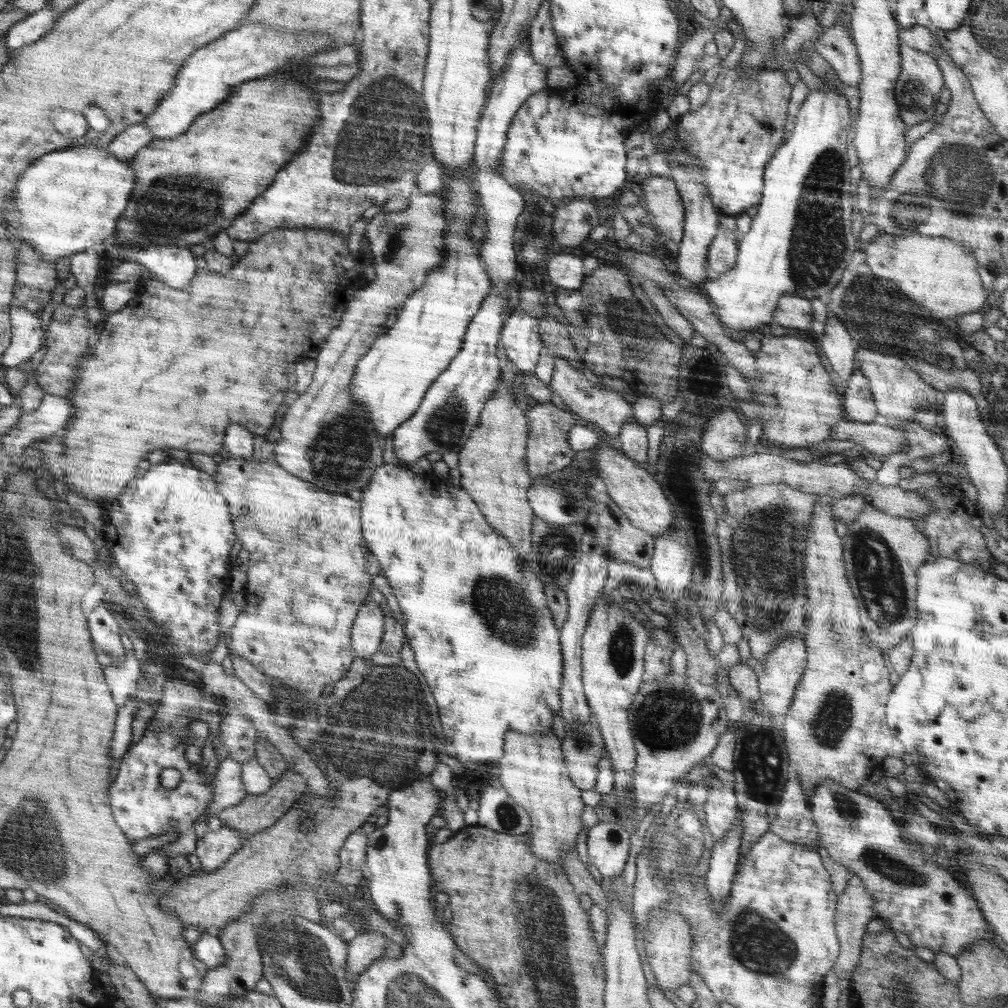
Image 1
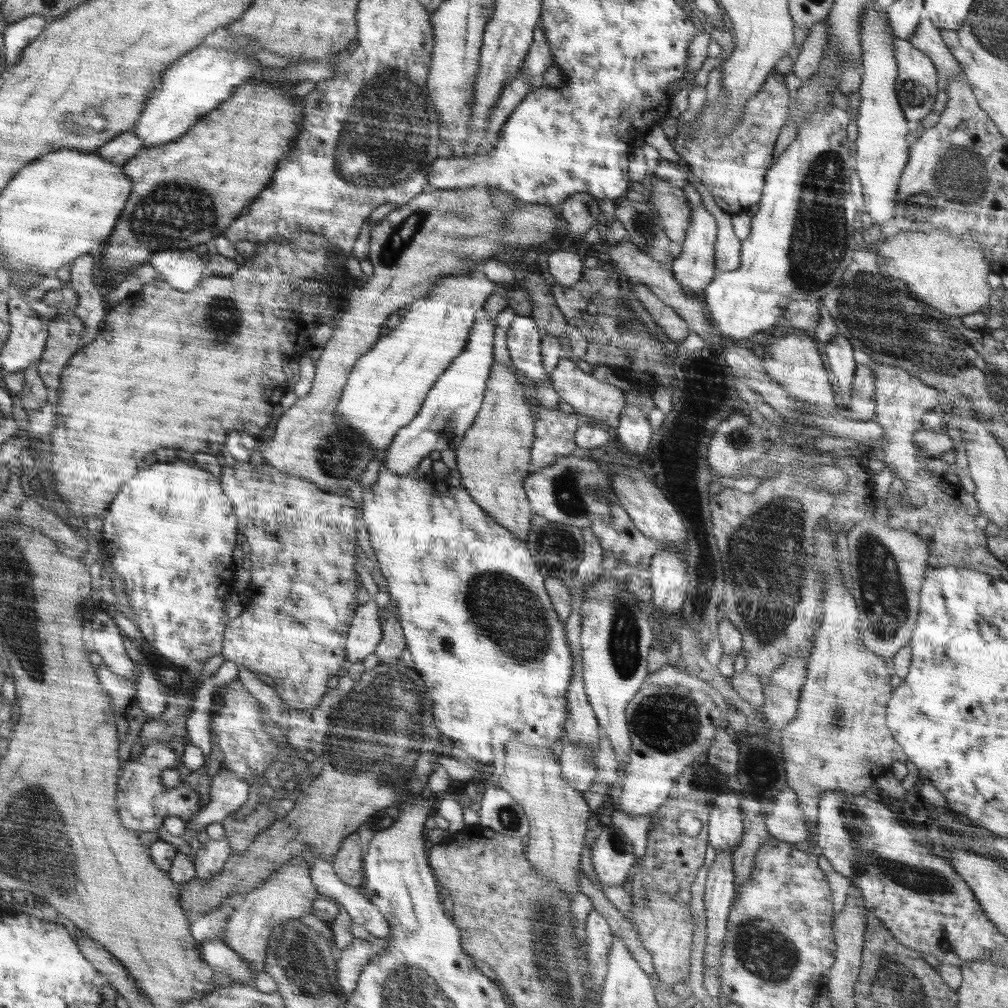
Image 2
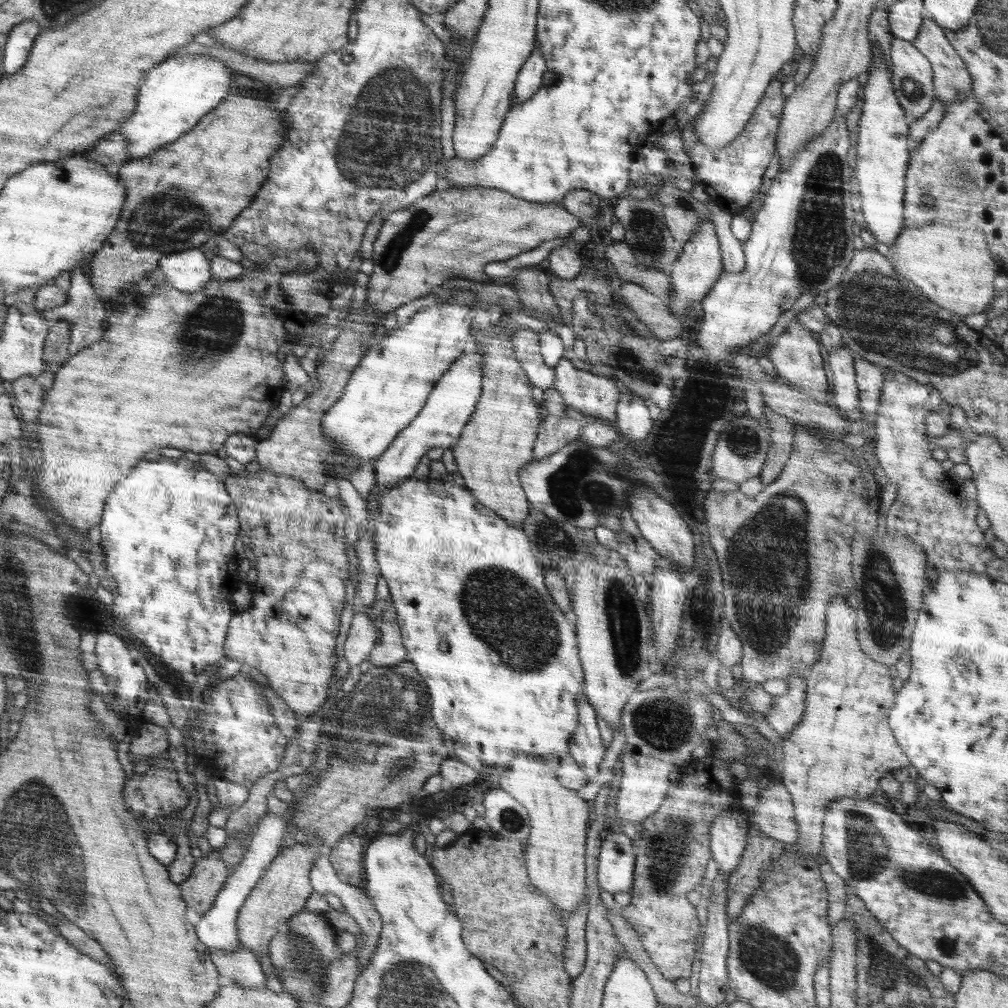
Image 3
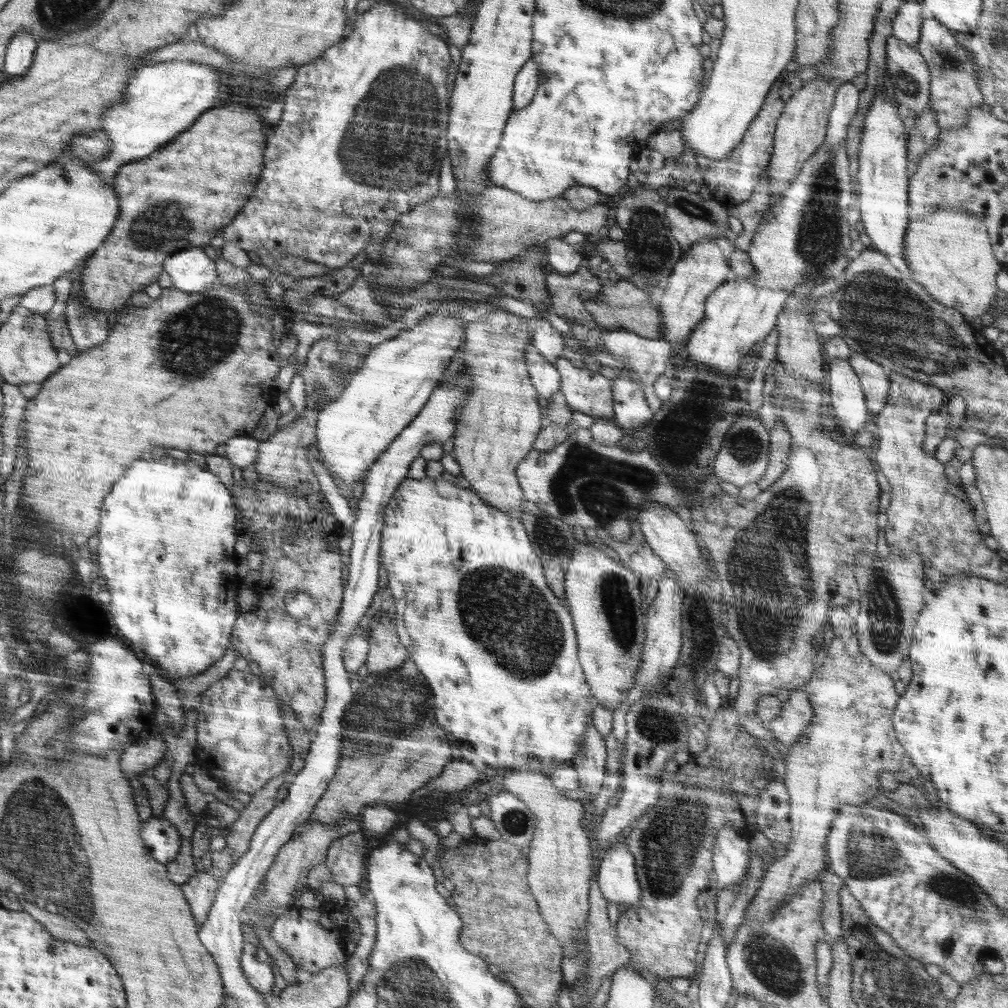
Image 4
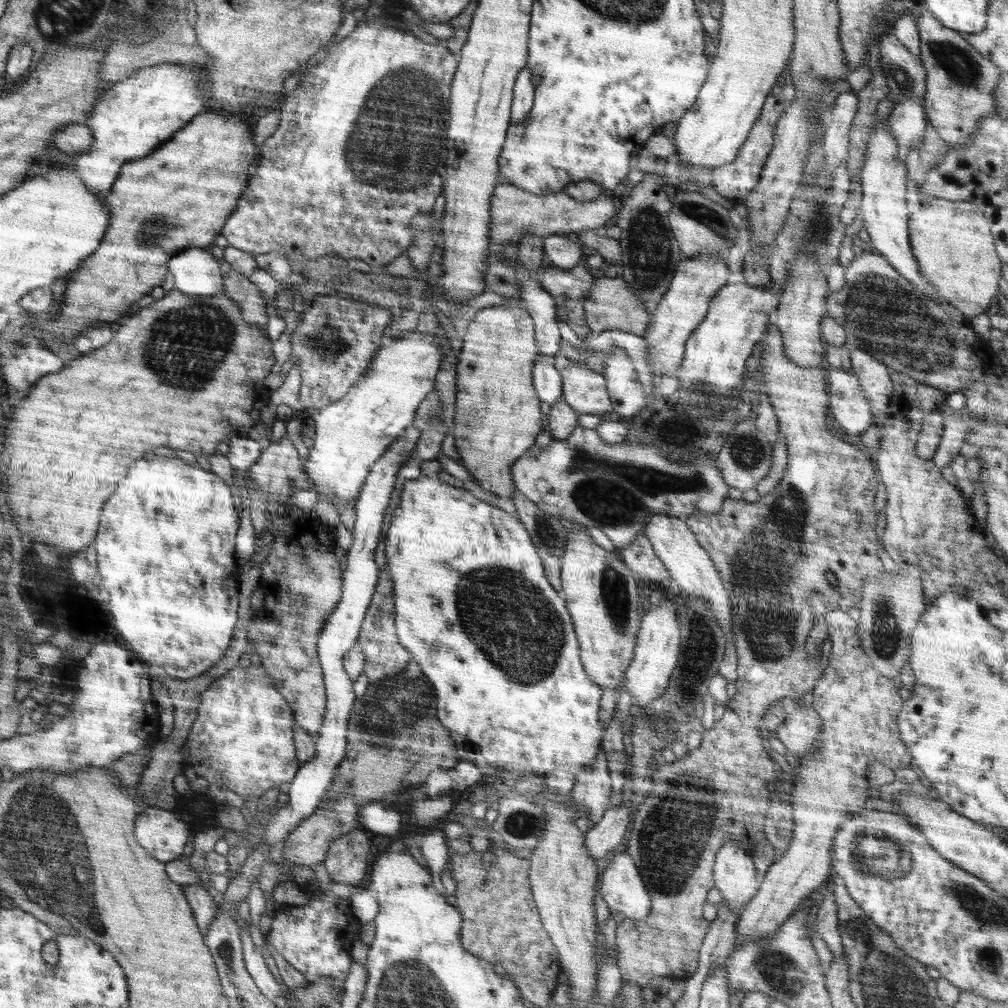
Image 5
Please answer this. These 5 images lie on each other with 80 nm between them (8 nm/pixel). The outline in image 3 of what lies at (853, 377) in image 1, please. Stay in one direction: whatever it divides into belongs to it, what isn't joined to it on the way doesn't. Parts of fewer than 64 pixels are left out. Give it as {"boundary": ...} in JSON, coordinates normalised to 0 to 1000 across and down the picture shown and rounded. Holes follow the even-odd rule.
{"boundary":[[[847,353],[848,373],[853,387],[852,404],[857,413],[865,415],[873,401],[877,372],[875,364]]]}

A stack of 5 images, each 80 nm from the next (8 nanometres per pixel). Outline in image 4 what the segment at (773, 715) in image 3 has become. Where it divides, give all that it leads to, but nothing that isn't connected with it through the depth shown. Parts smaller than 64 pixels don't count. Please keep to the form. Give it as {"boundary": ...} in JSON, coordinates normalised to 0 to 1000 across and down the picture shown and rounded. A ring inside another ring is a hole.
{"boundary":[[[792,682],[783,688],[782,694],[776,697],[774,706],[761,720],[768,731],[782,743],[798,728],[806,716],[807,704],[799,683]]]}

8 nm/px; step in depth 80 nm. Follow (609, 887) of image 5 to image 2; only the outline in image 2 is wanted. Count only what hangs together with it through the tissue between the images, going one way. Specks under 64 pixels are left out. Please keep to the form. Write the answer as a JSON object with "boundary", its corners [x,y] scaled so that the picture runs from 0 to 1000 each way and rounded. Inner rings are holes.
{"boundary":[[[600,813],[586,843],[587,858],[594,874],[603,879],[617,879],[631,856],[626,833]]]}

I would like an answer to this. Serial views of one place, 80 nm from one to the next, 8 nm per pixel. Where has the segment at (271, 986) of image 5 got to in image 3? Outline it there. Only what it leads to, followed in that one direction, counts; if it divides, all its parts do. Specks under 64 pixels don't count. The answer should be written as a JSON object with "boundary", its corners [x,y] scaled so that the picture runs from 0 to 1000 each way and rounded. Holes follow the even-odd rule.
{"boundary":[[[245,940],[228,944],[208,942],[210,952],[224,973],[240,979],[258,980],[264,978],[264,967],[260,963],[256,948]]]}

